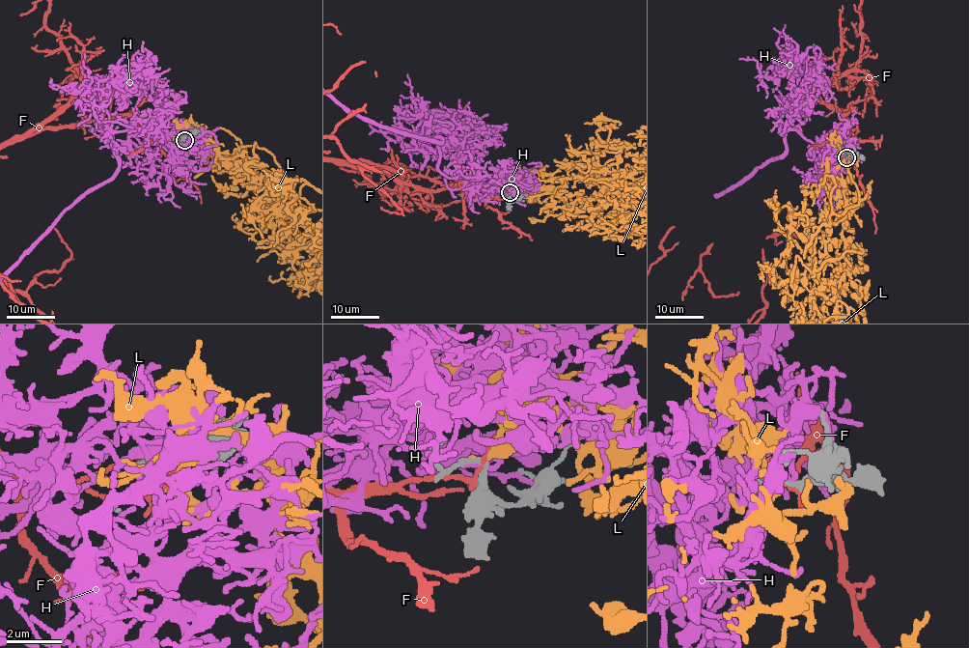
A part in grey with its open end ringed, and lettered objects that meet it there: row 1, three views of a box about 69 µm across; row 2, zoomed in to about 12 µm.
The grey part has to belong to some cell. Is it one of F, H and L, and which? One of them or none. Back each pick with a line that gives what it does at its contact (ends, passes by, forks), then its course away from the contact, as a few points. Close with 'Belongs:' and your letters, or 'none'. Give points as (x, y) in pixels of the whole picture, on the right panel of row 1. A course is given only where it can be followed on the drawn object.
L: it ends
Belongs: L

